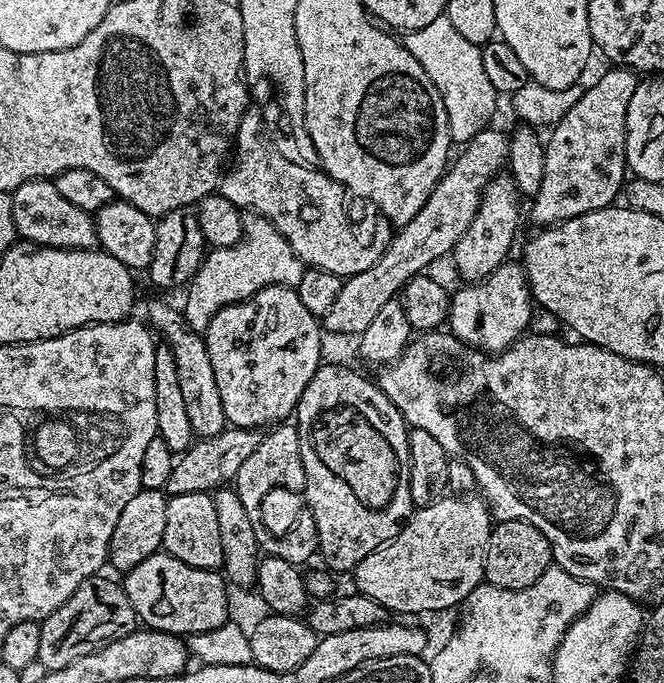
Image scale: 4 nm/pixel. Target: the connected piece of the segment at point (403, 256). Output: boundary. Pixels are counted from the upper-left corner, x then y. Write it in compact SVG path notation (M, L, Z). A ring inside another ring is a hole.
M489 126L478 133L475 138L459 149L460 157L449 163L440 181L434 186L430 198L426 198L426 206L410 218L410 222L399 225L396 237L380 253L378 262L370 266L370 270L362 270L362 274L354 274L344 280L338 298L334 298L330 310L322 318L325 333L341 332L344 336L359 337L360 333L370 326L378 310L386 306L386 302L397 299L398 293L410 278L421 275L435 260L449 255L453 246L470 230L470 222L474 222L474 214L478 214L478 206L488 189L488 183L495 176L501 175L508 159L508 136L495 132Z

